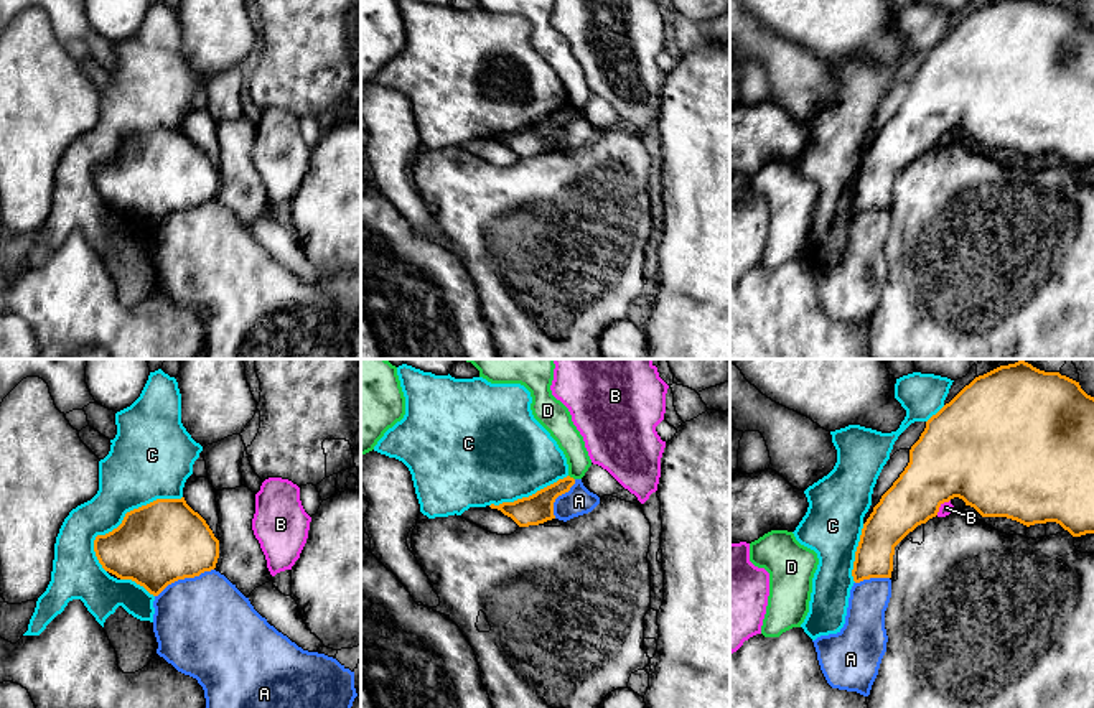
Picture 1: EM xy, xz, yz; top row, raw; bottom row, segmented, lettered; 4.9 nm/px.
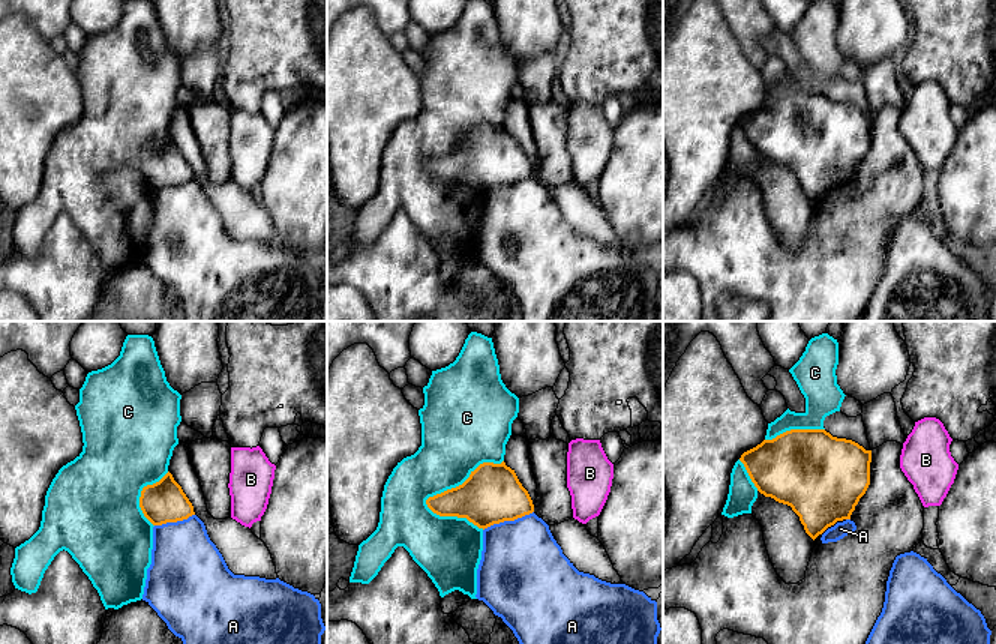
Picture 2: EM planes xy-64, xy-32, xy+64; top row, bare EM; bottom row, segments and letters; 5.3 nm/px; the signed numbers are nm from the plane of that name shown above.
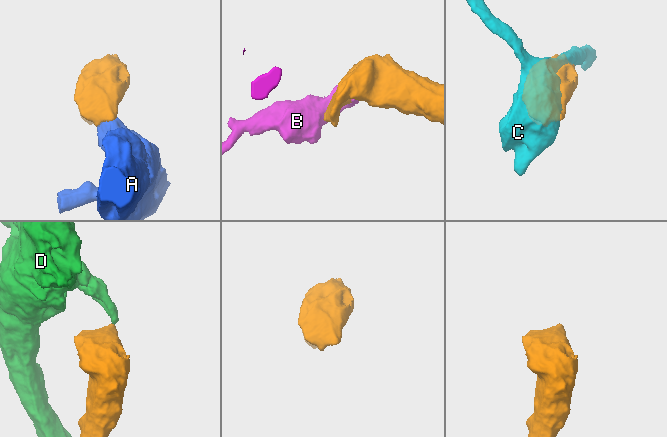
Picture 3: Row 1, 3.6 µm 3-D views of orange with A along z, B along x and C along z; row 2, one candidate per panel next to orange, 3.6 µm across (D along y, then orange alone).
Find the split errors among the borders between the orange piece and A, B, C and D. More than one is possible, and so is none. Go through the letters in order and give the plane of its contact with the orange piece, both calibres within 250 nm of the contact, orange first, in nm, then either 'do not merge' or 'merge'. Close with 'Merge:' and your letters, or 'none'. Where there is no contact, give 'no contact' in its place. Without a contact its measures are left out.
A: xy | 400/480 nm | do not merge
B: yz | 380/60 nm | do not merge
C: xy | 400/340 nm | do not merge
D: xz | 150/120 nm | do not merge
Merge: none

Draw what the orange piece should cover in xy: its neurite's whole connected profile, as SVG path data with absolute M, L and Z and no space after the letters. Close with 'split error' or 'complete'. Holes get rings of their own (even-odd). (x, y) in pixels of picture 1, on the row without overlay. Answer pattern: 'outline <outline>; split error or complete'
outline M157 130L125 145L122 155L97 166L102 199L158 227L168 216L216 199L219 171L206 151L181 130Z; complete

